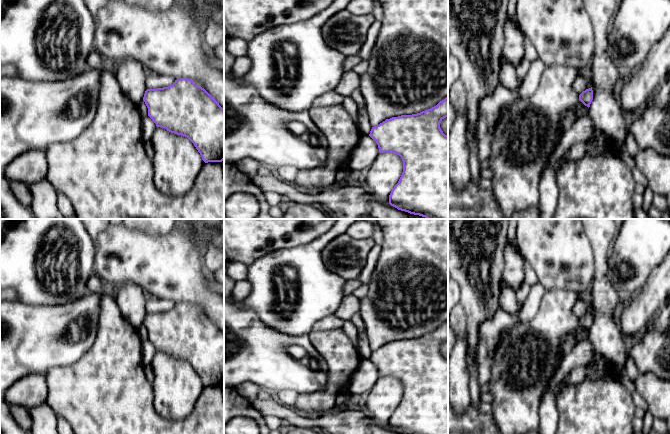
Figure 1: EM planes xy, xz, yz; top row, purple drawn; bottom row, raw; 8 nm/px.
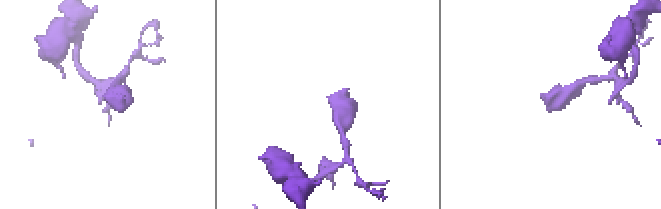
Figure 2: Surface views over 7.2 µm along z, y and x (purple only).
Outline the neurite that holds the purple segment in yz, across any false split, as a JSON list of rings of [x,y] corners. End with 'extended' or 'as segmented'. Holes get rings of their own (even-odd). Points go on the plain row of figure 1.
[[[592,311],[589,313],[586,313],[579,319],[579,324],[588,332],[590,331],[590,328],[593,324],[593,314]]]; as segmented

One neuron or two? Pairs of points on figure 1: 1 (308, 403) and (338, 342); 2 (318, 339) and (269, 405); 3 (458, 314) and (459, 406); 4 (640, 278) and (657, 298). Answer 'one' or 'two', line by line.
1: one
2: two
3: one
4: two

